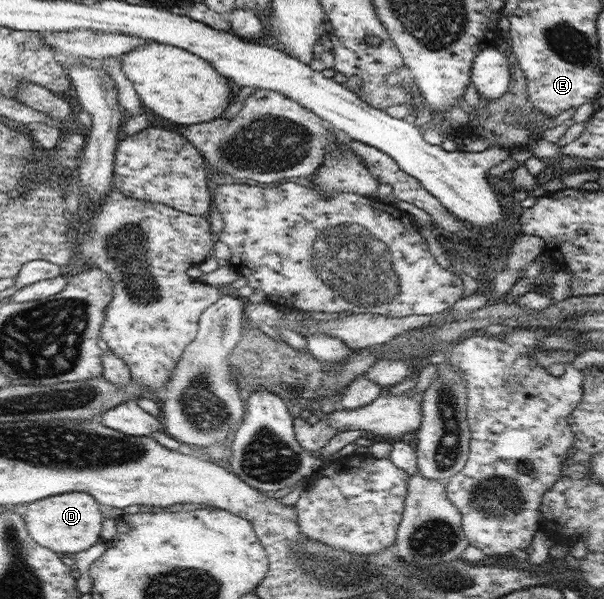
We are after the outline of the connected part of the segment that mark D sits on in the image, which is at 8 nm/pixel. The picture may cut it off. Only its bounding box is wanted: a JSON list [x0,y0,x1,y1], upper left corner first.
[23,492,104,556]

